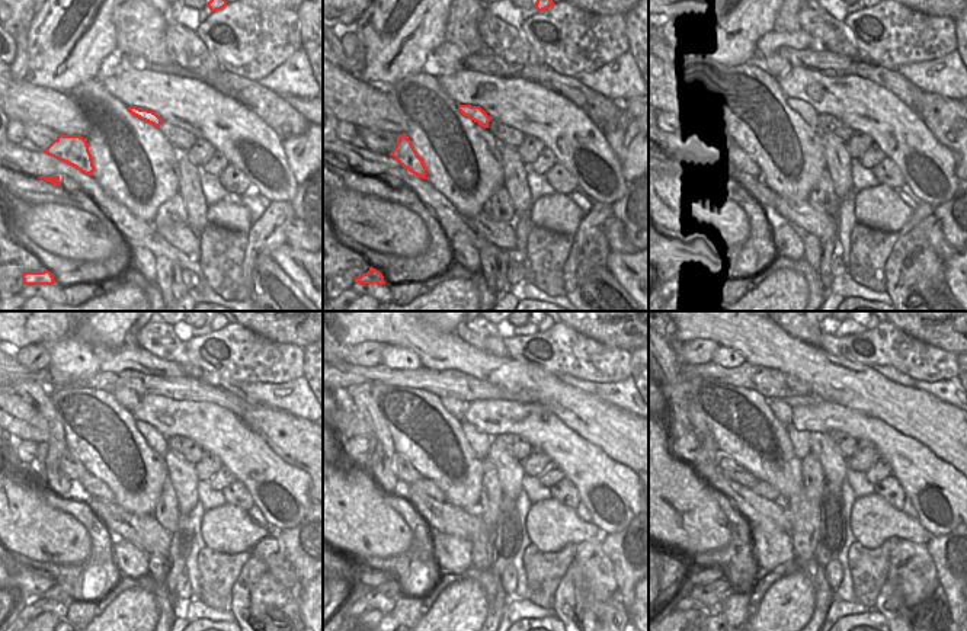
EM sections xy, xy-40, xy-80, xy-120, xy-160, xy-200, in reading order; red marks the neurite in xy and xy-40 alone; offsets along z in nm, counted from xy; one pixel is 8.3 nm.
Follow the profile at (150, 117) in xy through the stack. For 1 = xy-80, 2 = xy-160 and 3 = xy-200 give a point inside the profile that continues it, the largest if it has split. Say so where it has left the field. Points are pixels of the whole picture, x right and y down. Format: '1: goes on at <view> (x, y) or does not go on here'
1: goes on at xy-80 (801, 108)
2: goes on at xy-160 (468, 429)
3: goes on at xy-200 (803, 435)

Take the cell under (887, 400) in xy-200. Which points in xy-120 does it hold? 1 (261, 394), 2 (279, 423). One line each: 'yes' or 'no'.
1: no
2: yes

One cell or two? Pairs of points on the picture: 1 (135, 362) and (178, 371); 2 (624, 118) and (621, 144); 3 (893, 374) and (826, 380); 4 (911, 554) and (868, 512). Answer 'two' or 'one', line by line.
1: one
2: one
3: two
4: two

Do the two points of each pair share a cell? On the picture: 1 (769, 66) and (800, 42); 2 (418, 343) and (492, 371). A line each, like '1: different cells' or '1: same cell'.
1: same cell
2: same cell

